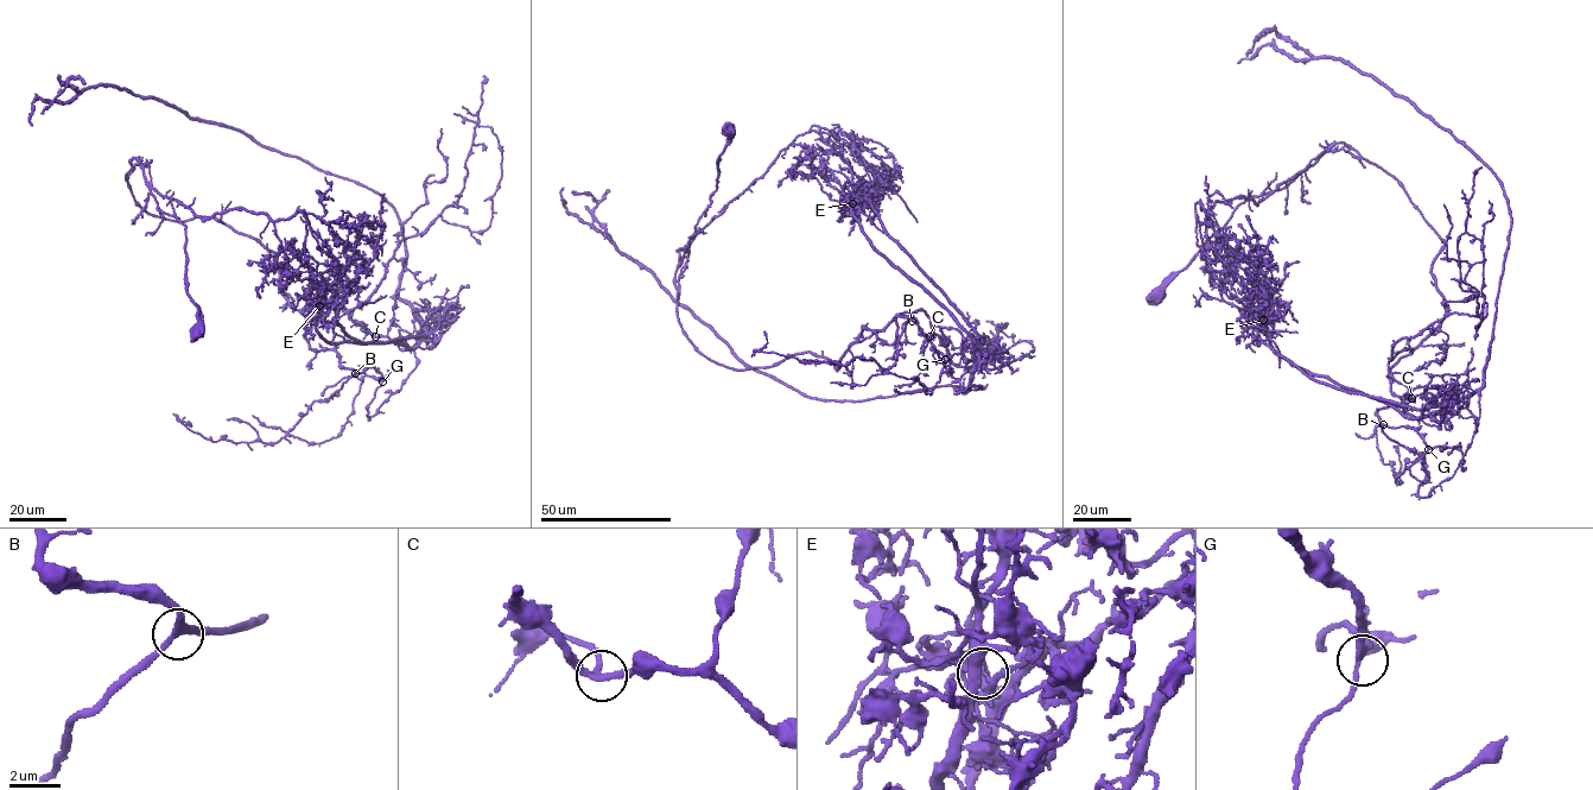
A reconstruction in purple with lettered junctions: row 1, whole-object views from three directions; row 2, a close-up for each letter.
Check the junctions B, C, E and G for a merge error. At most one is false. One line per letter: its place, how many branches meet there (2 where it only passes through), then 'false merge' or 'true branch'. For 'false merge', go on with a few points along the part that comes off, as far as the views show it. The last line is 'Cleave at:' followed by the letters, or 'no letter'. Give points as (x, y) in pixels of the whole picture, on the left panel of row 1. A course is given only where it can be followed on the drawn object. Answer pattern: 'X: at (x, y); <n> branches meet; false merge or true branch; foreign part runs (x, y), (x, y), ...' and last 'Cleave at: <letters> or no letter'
B: at (355, 373); 3 branches meet; true branch
C: at (375, 336); 3 branches meet; true branch
E: at (319, 305); 3 branches meet; false merge; foreign part runs (321, 305), (329, 342), (418, 345), (381, 196), (114, 86), (70, 77), (40, 113)
G: at (382, 381); 3 branches meet; true branch
Cleave at: E

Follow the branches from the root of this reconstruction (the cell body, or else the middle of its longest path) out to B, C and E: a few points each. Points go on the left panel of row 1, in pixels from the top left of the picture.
B: (198, 332), (185, 226), (140, 163), (138, 203), (270, 250), (309, 346), (355, 373)
C: (198, 332), (185, 226), (140, 163), (125, 178), (147, 213), (254, 238), (292, 307), (337, 303), (375, 336)
E: (198, 332), (185, 226), (157, 209), (152, 189), (201, 217), (266, 214), (308, 267), (321, 305)

